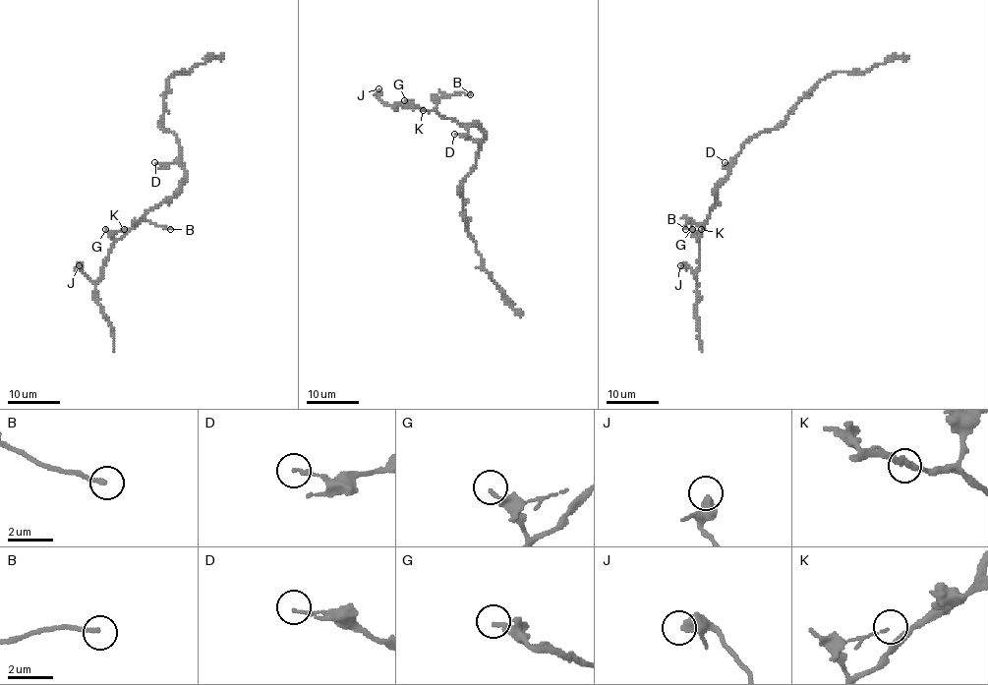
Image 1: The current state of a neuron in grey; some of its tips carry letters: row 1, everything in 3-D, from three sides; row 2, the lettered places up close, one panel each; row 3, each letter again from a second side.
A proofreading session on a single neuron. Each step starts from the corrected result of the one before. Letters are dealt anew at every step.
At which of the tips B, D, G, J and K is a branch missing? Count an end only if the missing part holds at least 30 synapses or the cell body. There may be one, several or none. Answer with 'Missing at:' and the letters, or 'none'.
Missing at: none

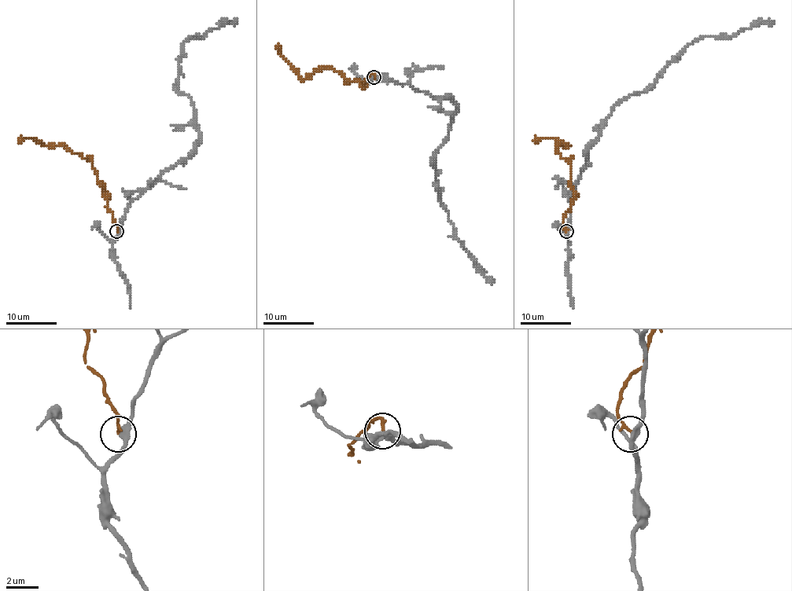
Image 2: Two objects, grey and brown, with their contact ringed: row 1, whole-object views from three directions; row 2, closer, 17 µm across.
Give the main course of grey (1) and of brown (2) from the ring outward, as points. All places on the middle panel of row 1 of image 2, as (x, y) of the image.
1: (373, 77), (447, 97), (457, 104), (435, 153), (439, 199), (455, 236), (495, 281)
2: (373, 77), (371, 73), (362, 84), (350, 81), (332, 67), (322, 67), (303, 79), (276, 45)

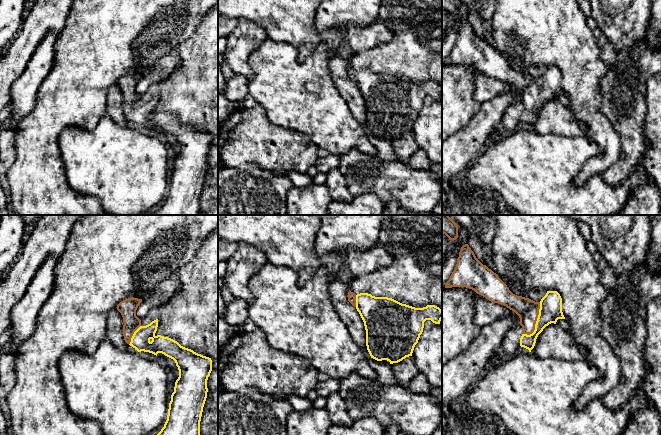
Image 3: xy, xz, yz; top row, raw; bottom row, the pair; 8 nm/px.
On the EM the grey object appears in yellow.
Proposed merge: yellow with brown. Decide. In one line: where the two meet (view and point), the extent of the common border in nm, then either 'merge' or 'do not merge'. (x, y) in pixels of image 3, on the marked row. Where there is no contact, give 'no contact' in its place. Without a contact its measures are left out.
yz (536, 322) | 300 nm | merge

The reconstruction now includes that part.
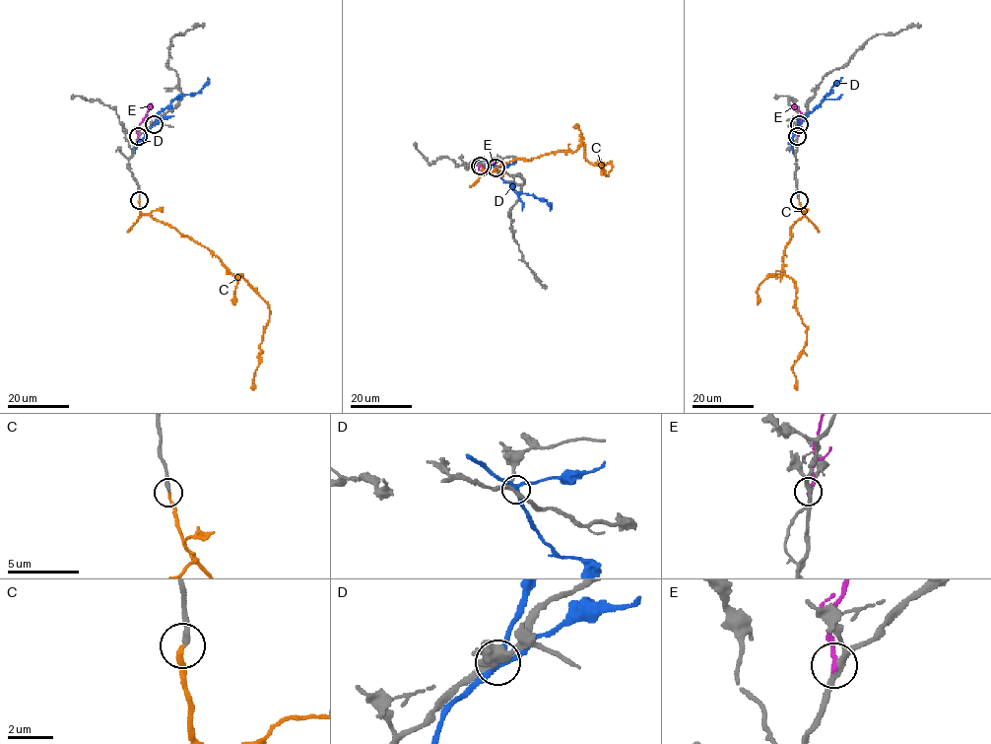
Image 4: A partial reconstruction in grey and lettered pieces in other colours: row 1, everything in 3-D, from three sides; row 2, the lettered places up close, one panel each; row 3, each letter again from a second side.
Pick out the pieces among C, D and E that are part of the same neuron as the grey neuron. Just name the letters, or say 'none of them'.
C

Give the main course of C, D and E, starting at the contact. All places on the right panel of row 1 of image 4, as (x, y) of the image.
C: (798, 200), (805, 215), (791, 227), (783, 274), (774, 275), (793, 280), (806, 327), (792, 367), (797, 390)
D: (799, 124), (841, 78)
E: (797, 136), (802, 114), (794, 103)

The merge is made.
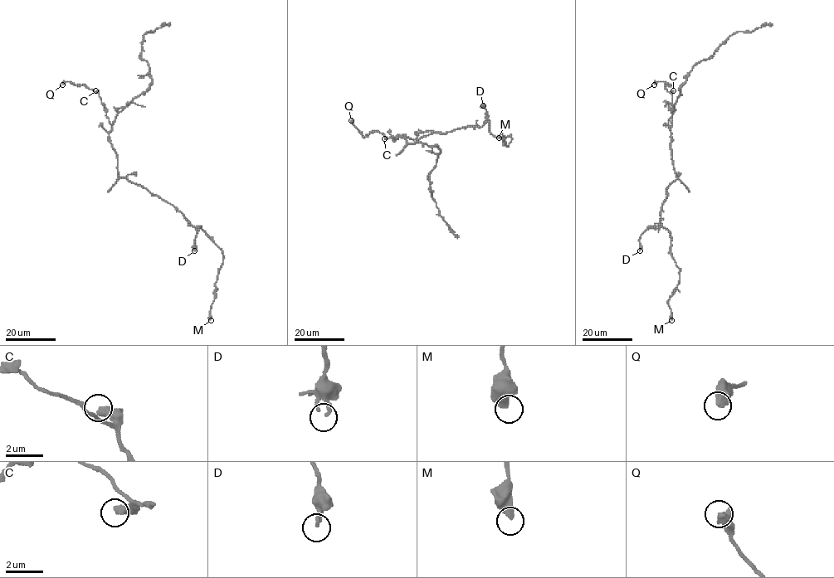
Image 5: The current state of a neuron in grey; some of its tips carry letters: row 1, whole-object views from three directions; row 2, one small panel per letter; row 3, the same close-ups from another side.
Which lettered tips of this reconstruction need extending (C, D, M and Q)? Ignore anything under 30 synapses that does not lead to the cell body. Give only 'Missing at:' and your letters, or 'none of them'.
Missing at: none of them

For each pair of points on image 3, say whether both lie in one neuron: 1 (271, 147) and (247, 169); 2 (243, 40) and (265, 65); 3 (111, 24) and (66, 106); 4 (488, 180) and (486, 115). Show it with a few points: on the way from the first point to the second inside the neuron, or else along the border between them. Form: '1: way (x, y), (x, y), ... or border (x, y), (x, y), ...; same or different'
1: border (229, 166), (256, 163), (274, 172); different
2: border (267, 37), (248, 58), (252, 75); different
3: way (99, 44), (92, 52), (77, 86); same
4: border (489, 142), (472, 162); different

